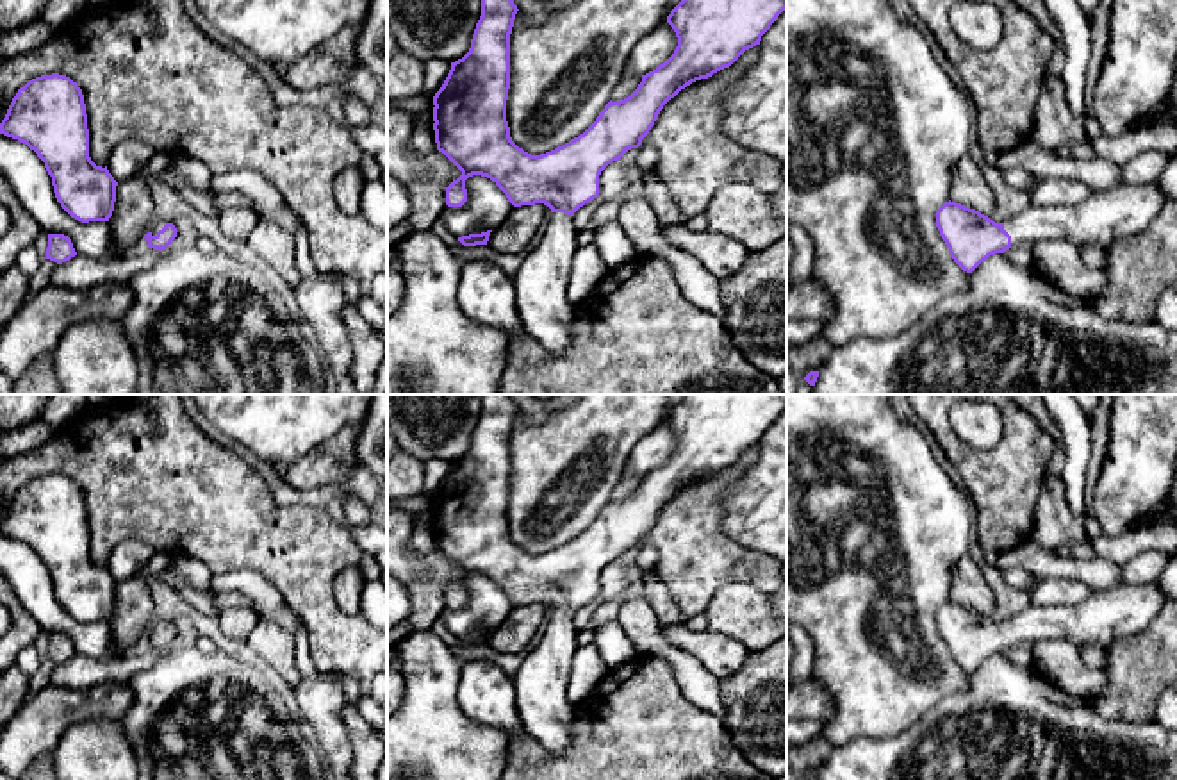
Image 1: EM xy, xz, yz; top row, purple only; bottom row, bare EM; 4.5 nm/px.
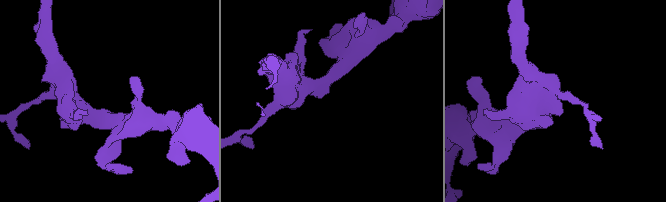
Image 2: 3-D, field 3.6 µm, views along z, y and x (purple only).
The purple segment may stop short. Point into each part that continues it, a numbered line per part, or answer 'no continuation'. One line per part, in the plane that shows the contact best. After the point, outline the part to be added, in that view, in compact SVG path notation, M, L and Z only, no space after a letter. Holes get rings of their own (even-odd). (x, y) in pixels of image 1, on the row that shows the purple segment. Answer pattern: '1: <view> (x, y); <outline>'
1: yz (1104, 218); M1120 184L1093 193L1077 205L1034 207L1004 223L1011 248L1047 239L1068 239L1079 248L1107 250L1116 241L1145 230L1168 198L1152 184Z

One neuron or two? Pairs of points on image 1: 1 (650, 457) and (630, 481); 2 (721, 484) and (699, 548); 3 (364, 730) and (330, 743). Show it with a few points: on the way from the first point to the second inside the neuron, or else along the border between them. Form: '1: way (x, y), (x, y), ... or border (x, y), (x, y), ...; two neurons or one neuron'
1: border (625, 468), (641, 475); two neurons
2: way (705, 500), (699, 506), (699, 532); one neuron
3: border (345, 705), (341, 721), (348, 734), (352, 761); two neurons

